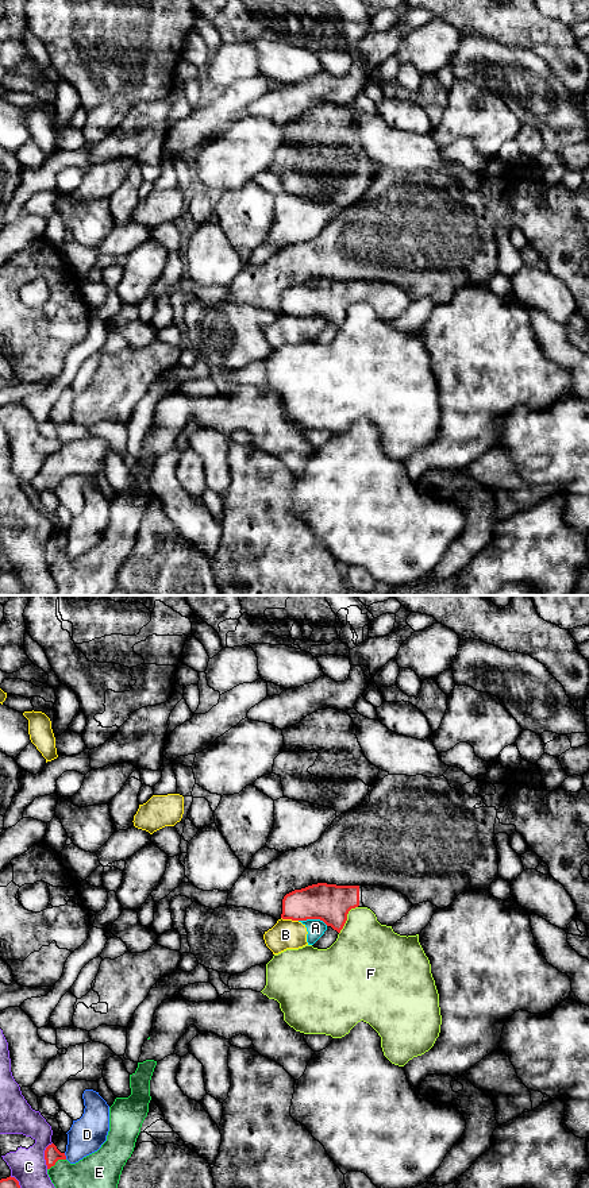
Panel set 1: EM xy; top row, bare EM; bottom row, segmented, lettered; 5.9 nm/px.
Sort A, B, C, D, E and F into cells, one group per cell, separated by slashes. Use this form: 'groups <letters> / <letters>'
groups A B / C / D / E / F

